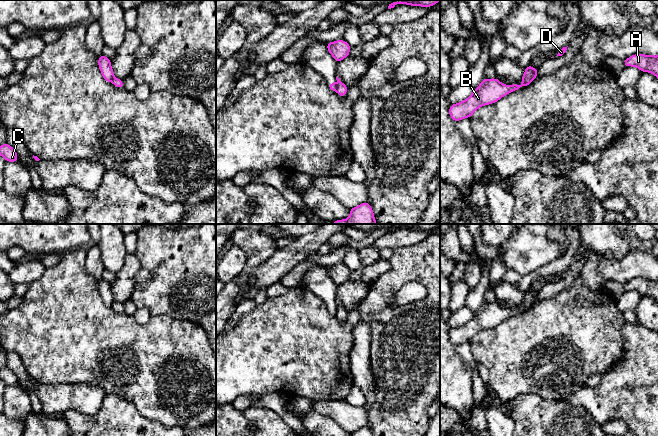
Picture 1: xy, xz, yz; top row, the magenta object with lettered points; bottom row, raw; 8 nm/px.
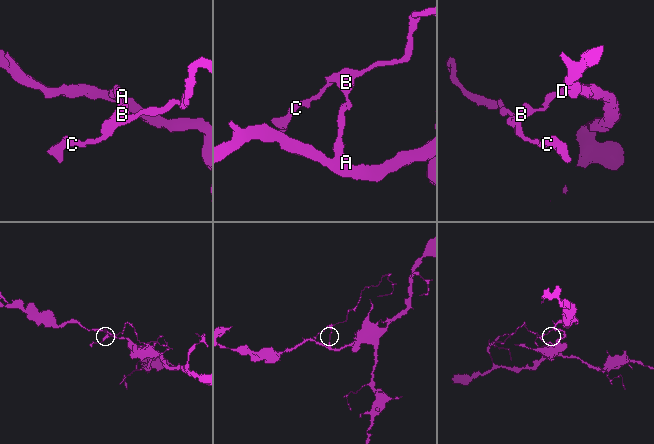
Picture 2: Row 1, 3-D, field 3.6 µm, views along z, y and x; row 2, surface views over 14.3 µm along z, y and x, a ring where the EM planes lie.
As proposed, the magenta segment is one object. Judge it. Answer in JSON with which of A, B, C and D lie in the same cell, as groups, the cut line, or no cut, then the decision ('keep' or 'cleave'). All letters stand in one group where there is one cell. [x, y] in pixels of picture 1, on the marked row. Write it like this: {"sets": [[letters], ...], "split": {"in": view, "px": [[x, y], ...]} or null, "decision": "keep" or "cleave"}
{"sets": [["A", "D"], ["B", "C"]], "split": {"in": "xz", "px": [[336, 83], [337, 88]]}, "decision": "cleave"}

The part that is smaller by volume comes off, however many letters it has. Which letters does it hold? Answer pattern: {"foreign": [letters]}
{"foreign": ["B", "C"]}

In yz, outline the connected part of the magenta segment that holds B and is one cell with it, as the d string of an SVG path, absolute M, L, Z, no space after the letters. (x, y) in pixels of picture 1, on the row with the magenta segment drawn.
M497 77L484 78L480 85L464 101L452 104L449 107L449 116L456 122L470 118L481 106L493 104L512 91L520 90L526 86L502 84Z

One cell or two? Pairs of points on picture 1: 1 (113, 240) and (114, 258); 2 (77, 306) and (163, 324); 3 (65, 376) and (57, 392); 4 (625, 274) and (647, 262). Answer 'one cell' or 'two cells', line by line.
1: one cell
2: one cell
3: two cells
4: one cell

